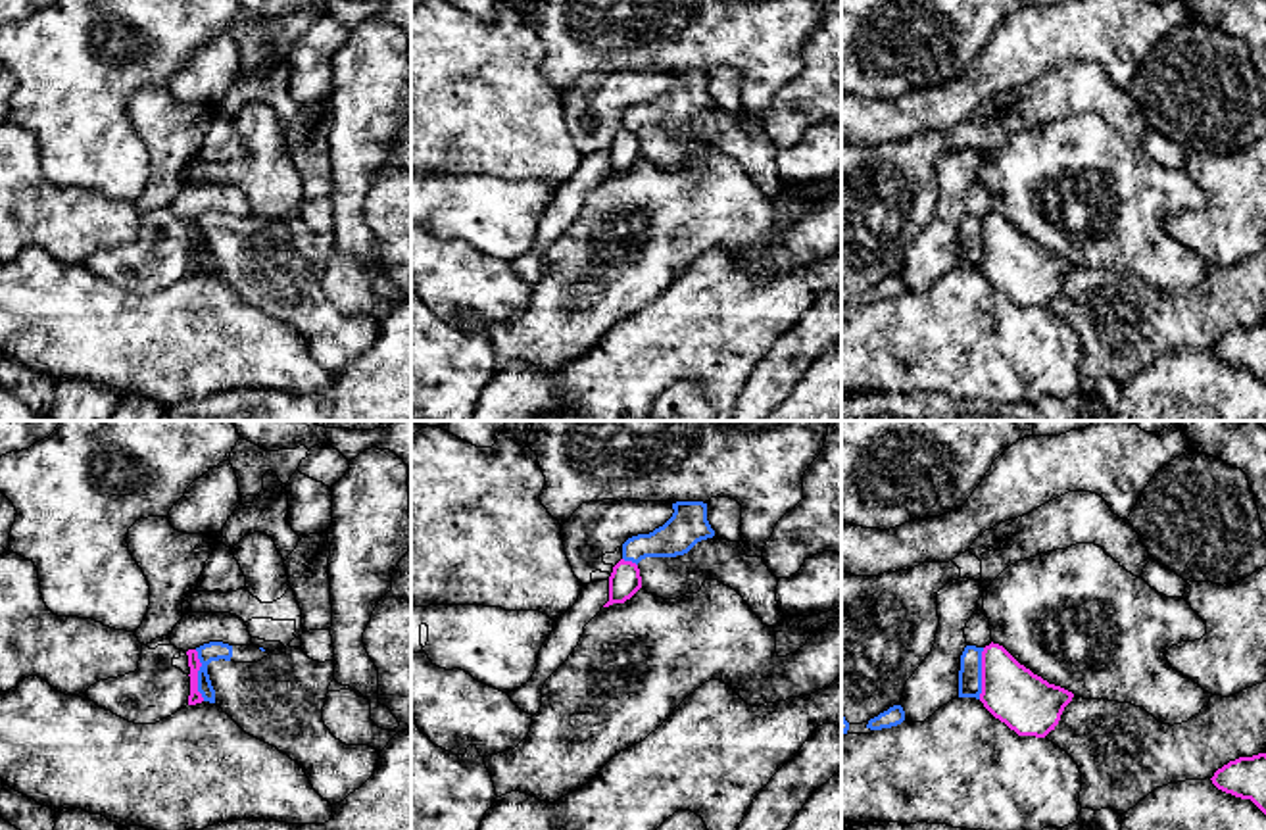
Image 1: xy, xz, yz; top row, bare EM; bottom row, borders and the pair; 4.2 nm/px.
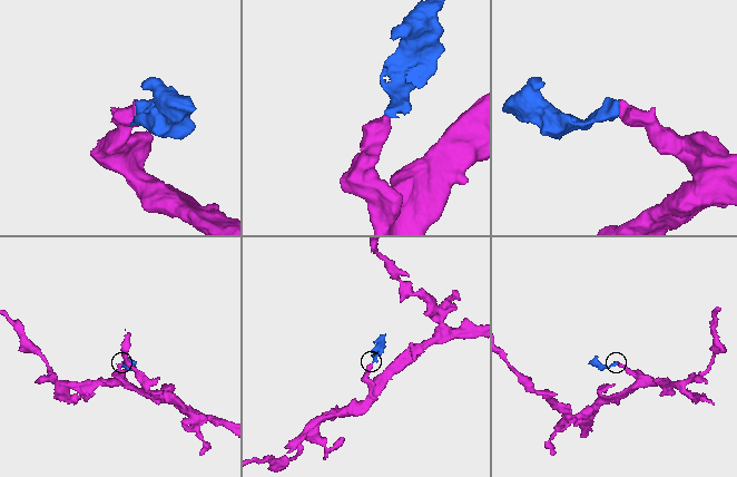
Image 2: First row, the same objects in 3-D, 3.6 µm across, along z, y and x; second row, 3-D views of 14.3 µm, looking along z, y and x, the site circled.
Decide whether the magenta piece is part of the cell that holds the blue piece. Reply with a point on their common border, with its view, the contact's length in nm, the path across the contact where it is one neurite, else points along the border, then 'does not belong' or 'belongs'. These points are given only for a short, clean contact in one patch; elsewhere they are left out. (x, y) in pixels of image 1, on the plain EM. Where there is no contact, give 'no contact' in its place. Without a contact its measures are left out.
meets blue in xy at (198, 244); contact 220 nm long; border along xy (194, 219), (200, 231), (198, 262), (204, 269); does not belong

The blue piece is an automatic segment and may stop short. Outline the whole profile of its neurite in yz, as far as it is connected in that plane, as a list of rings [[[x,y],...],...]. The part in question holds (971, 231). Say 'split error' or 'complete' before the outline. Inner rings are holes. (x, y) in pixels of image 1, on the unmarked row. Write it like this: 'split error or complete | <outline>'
complete | [[[966,215],[961,225],[959,267],[976,267],[982,263],[982,221],[984,217]]]

